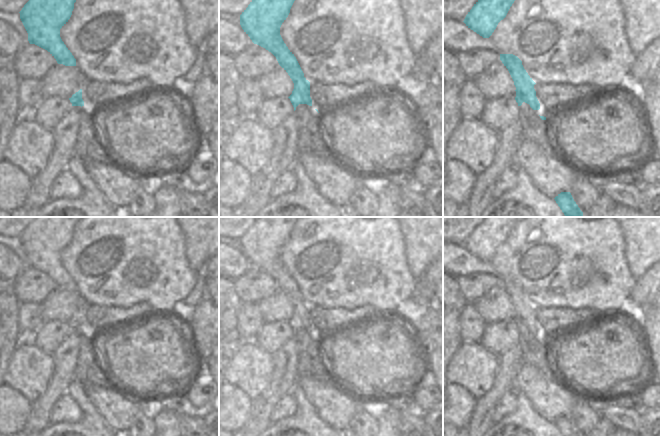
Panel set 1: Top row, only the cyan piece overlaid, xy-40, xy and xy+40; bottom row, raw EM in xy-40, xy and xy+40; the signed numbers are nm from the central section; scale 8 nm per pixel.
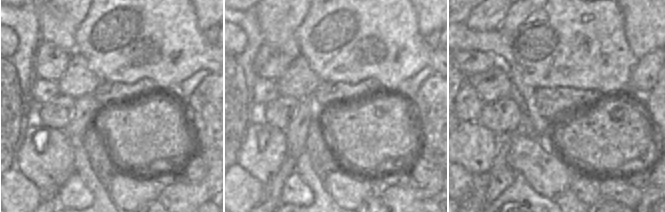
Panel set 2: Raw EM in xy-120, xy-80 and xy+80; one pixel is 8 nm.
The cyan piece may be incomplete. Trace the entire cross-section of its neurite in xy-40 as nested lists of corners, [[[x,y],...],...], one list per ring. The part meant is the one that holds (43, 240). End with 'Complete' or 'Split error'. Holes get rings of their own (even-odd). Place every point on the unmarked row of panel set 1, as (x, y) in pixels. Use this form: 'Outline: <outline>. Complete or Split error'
Outline: [[[37,217],[19,236],[29,267],[47,274],[58,288],[76,290],[76,283],[60,261],[60,253],[70,243],[74,227],[82,218]]]. Complete.

